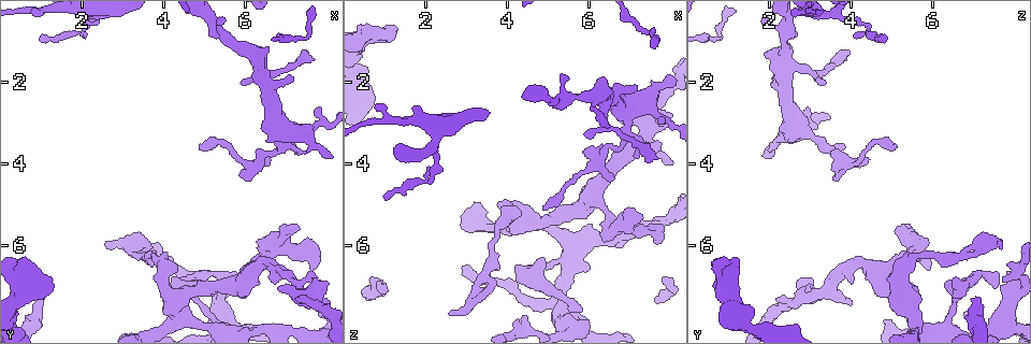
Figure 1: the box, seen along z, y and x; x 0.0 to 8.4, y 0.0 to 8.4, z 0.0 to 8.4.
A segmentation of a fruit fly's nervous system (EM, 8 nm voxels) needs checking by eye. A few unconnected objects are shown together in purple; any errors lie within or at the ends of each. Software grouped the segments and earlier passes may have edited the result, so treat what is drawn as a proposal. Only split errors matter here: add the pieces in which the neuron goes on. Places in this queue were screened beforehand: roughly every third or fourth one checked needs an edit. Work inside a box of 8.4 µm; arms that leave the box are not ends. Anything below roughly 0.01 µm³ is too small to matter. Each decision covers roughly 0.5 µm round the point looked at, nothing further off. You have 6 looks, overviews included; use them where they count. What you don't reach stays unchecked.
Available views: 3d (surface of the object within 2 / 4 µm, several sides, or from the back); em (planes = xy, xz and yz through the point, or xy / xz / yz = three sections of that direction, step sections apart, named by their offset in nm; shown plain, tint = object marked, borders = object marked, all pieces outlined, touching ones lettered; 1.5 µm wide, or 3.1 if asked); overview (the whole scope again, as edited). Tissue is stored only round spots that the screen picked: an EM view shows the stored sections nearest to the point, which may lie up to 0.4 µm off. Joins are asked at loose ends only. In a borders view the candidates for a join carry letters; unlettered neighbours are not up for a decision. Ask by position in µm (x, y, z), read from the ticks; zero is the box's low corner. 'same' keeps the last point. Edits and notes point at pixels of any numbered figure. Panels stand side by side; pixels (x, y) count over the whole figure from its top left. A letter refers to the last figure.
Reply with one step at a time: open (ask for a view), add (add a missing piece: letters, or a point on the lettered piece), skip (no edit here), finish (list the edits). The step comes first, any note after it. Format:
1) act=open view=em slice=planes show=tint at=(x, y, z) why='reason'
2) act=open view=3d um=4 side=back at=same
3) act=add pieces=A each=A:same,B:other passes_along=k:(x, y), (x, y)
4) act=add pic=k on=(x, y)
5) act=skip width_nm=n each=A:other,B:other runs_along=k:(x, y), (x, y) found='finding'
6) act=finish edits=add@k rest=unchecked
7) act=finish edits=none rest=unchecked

act=open view=em slice=xz step=4 show=borders at=(1.00, 1.00, 4.85) why='free end'

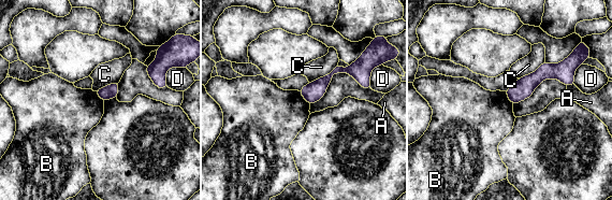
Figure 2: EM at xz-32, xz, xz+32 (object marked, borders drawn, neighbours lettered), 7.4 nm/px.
act=open view=em slice=planes show=borders at=same

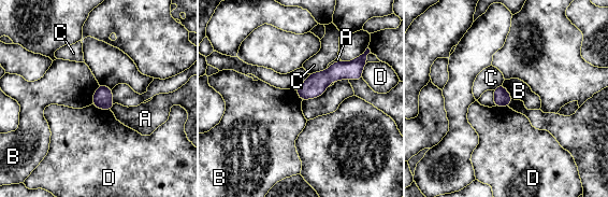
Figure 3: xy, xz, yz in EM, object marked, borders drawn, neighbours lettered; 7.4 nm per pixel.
act=skip width_nm=130 each=A:other,B:other,C:other,D:other found='none of them fits'

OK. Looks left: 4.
act=open view=3d um=4 at=(1.00, 7.35, 6.90) why='an open end'

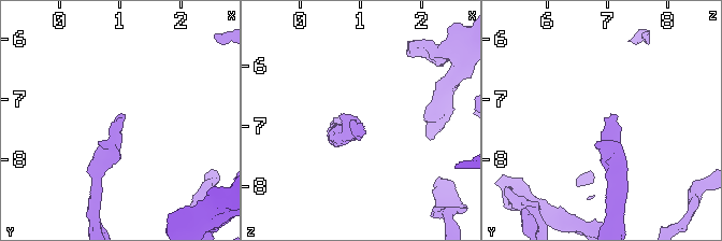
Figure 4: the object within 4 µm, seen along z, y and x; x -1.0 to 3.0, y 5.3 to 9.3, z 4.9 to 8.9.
act=open view=em slice=planes show=borders at=(1.00, 7.30, 6.95) why='need the tissue'

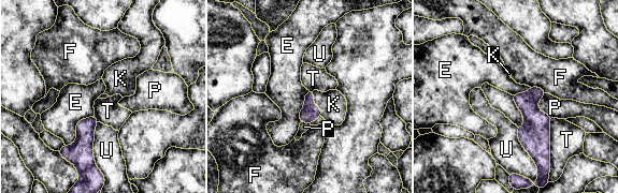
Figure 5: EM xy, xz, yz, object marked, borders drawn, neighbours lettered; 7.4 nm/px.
act=add pieces=K each=E:other,F:other,K:same,P:other,T:other,U:other passes_along=5:(310, 112), (313, 104), (333, 104) found='it goes on there'

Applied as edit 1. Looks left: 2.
act=open view=overview why='redraw'

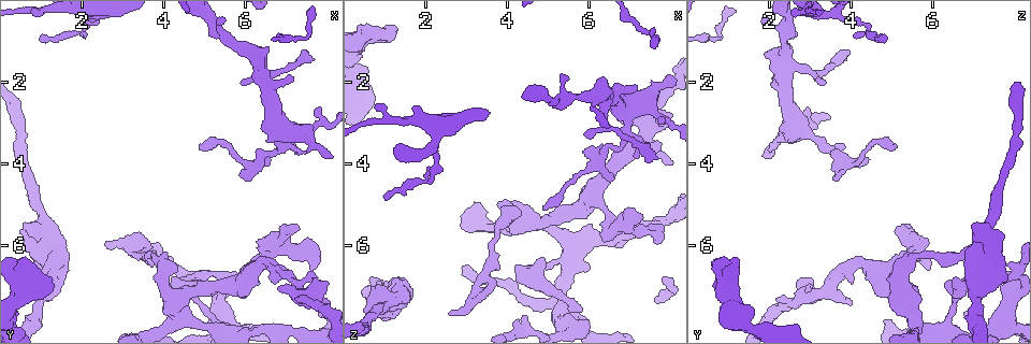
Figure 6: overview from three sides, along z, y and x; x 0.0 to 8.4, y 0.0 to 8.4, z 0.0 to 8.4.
act=open view=em slice=planes show=borders at=(5.95, 6.70, 7.85) why='free end'

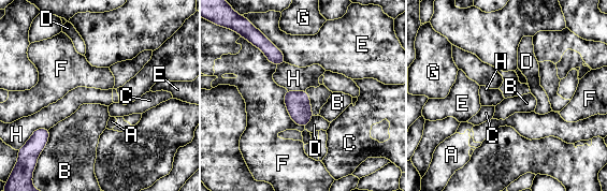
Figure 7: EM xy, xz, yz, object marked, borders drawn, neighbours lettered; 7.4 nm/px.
act=skip width_nm=180 each=A:other,B:other,C:other,D:other,E:other,F:other,G:other,H:other border=7:(49, 129), (49, 137), (44, 146) found='no lettered piece goes on from it'

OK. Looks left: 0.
act=finish edits=add@5 rest=unchecked

